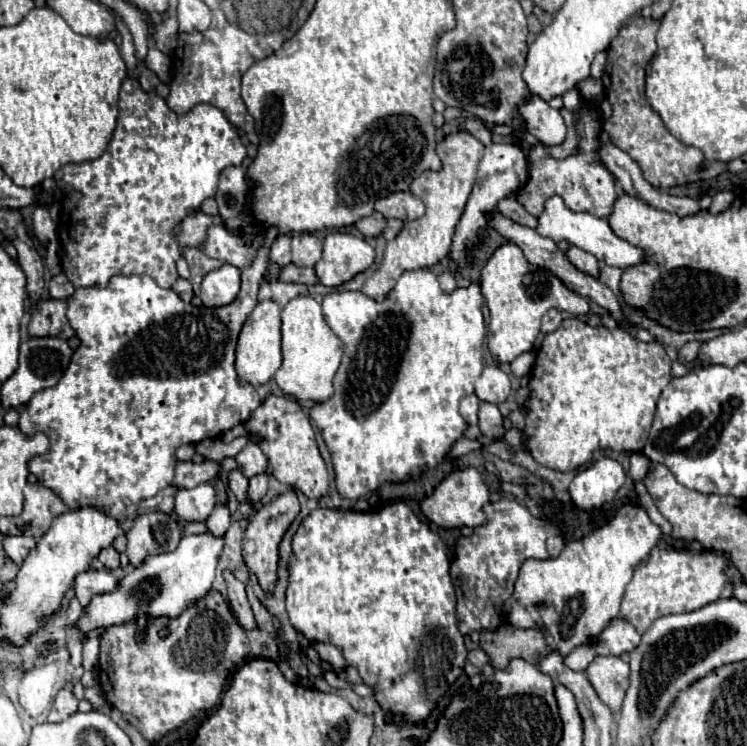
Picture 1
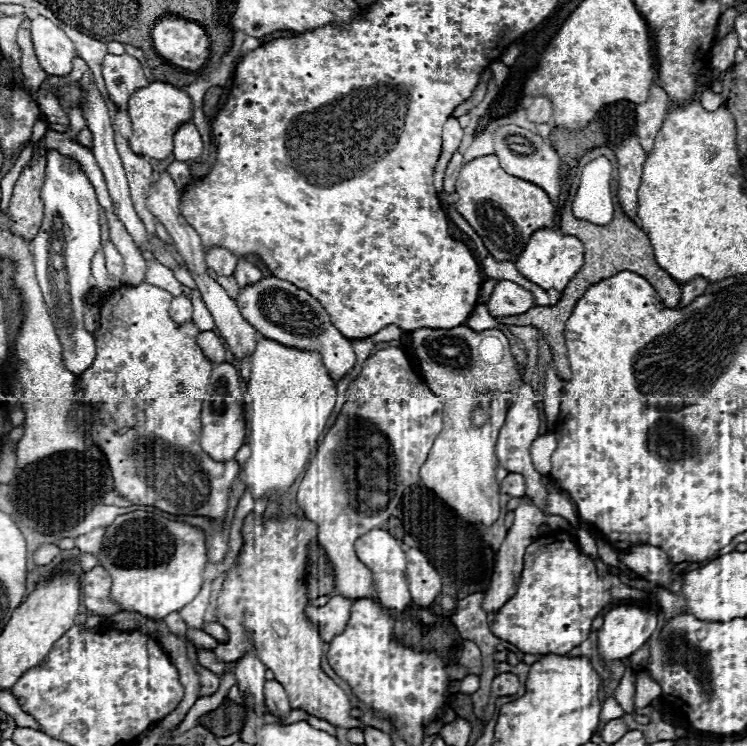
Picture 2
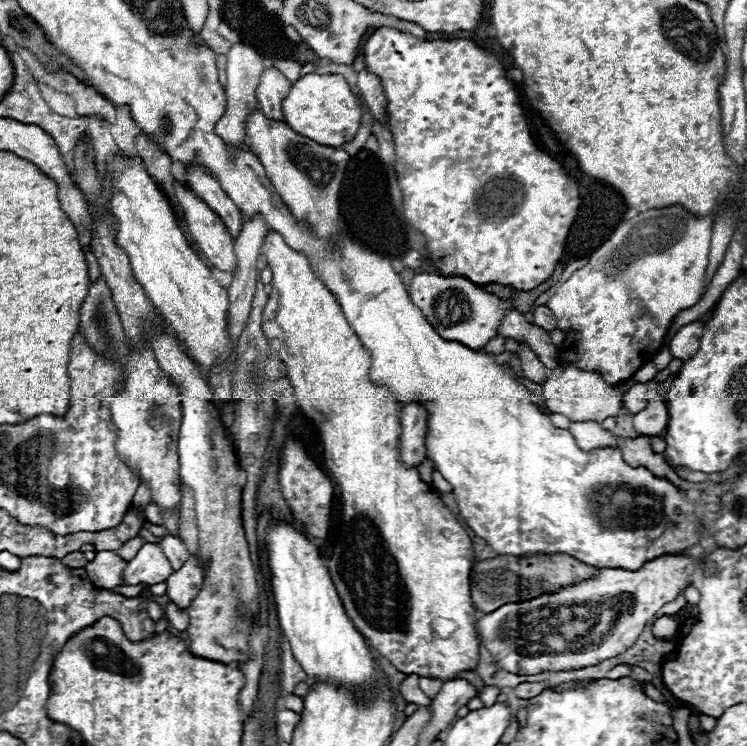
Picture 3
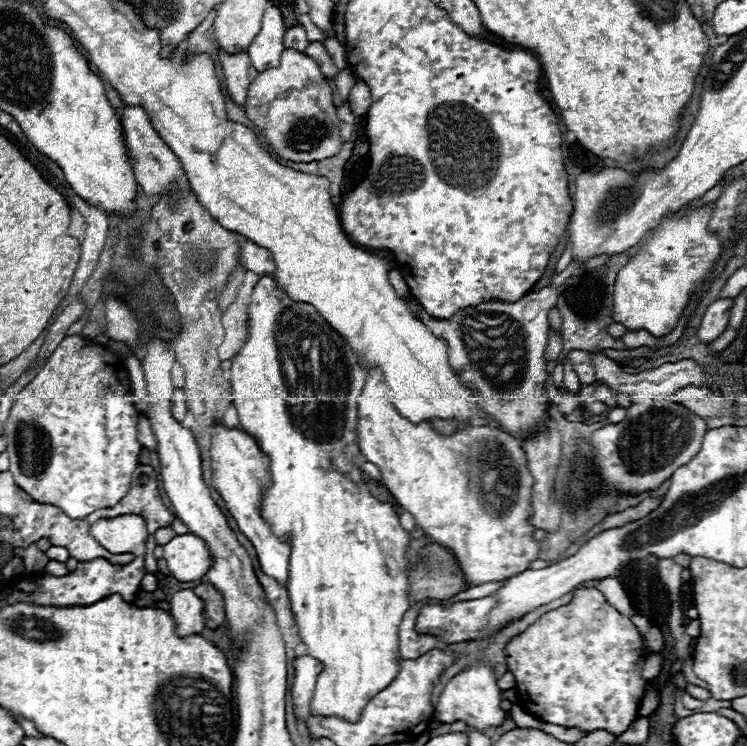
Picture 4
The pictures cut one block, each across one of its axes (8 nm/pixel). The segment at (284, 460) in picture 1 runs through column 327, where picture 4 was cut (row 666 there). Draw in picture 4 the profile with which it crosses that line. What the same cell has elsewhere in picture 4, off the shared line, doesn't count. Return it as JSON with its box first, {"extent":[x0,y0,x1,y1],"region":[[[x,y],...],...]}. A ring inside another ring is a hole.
{"extent":[434,660,506,730],"region":[[[472,660],[472,664],[456,674],[440,694],[436,706],[434,706],[434,718],[442,724],[450,724],[456,720],[462,720],[478,730],[488,726],[500,726],[506,720],[506,712],[500,708],[500,694],[502,690],[496,684],[494,670],[484,660]]]}

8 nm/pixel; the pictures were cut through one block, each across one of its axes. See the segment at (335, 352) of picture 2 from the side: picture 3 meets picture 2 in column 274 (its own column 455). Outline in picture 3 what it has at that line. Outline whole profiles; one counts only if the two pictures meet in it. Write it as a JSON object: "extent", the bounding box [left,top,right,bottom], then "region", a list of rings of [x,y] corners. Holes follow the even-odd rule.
{"extent":[408,272,510,350],"region":[[[422,272],[412,278],[408,292],[410,300],[424,312],[426,320],[438,334],[442,334],[442,338],[462,342],[472,350],[482,350],[492,338],[498,336],[498,326],[510,310],[510,304],[504,298],[482,290],[466,278],[442,278],[438,274]]]}

